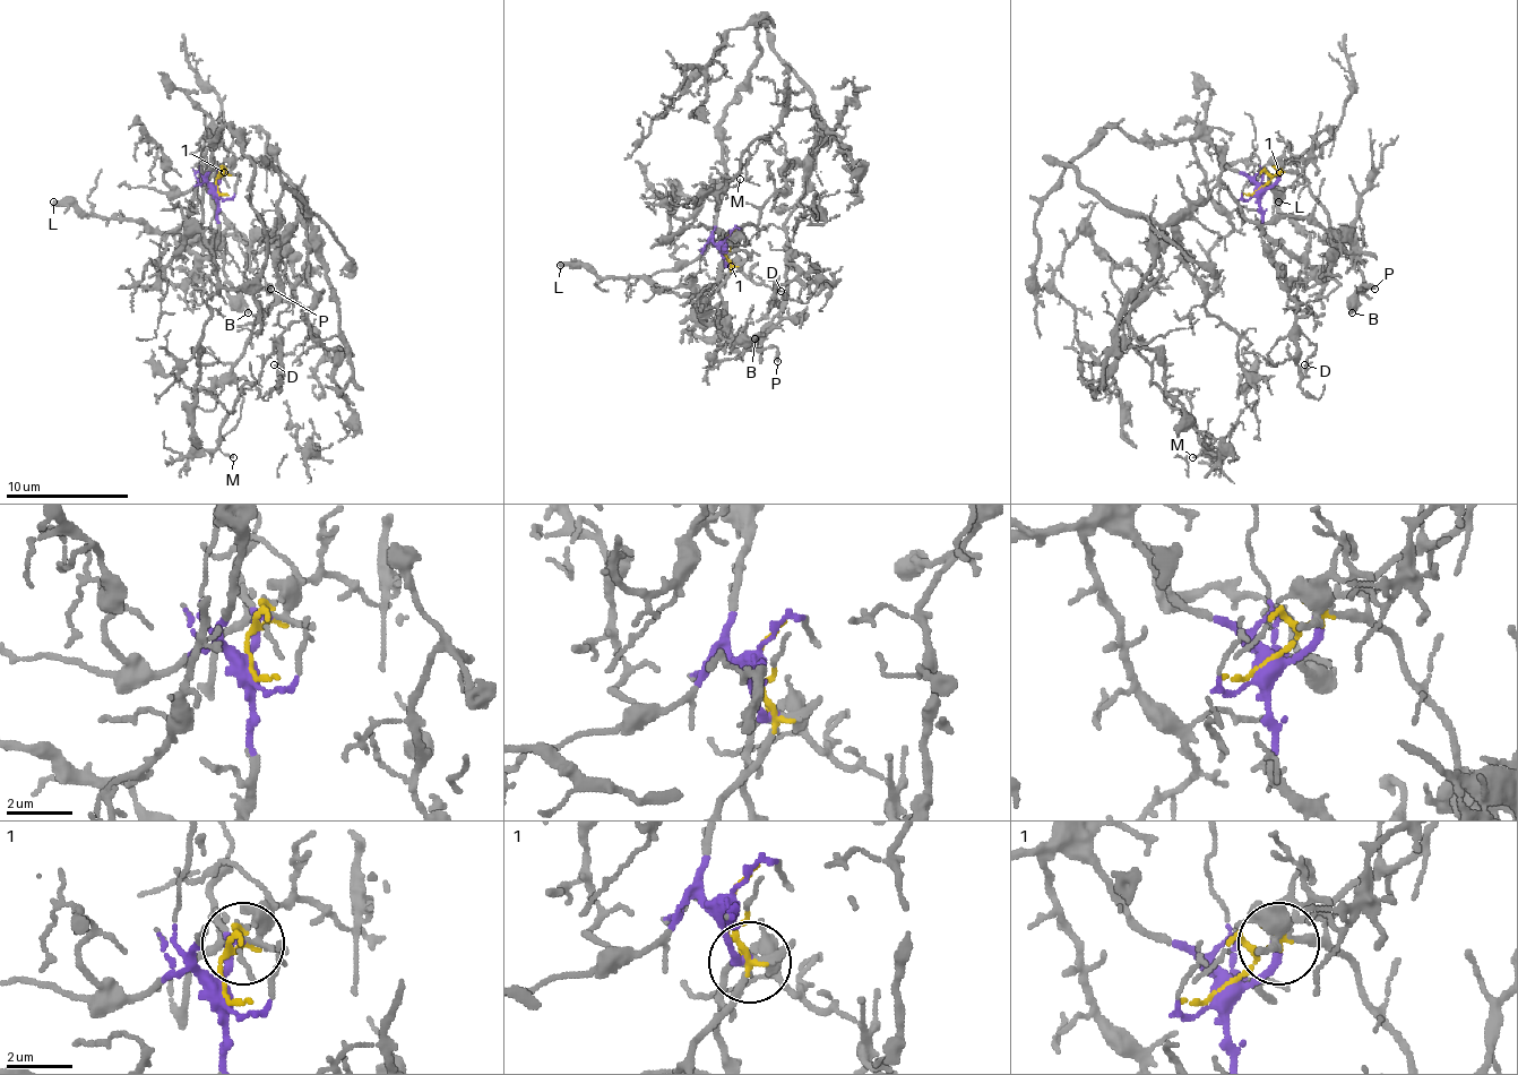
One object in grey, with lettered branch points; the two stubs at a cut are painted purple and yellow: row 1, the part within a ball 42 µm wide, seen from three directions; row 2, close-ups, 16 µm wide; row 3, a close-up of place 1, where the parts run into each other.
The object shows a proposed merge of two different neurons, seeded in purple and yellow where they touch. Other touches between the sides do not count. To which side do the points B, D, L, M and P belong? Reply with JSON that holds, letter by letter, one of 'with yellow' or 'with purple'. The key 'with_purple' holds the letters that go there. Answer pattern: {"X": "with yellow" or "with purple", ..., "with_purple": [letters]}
{"B": "with yellow", "D": "with purple", "L": "with purple", "M": "with purple", "P": "with yellow", "with_purple": ["D", "L", "M"]}

